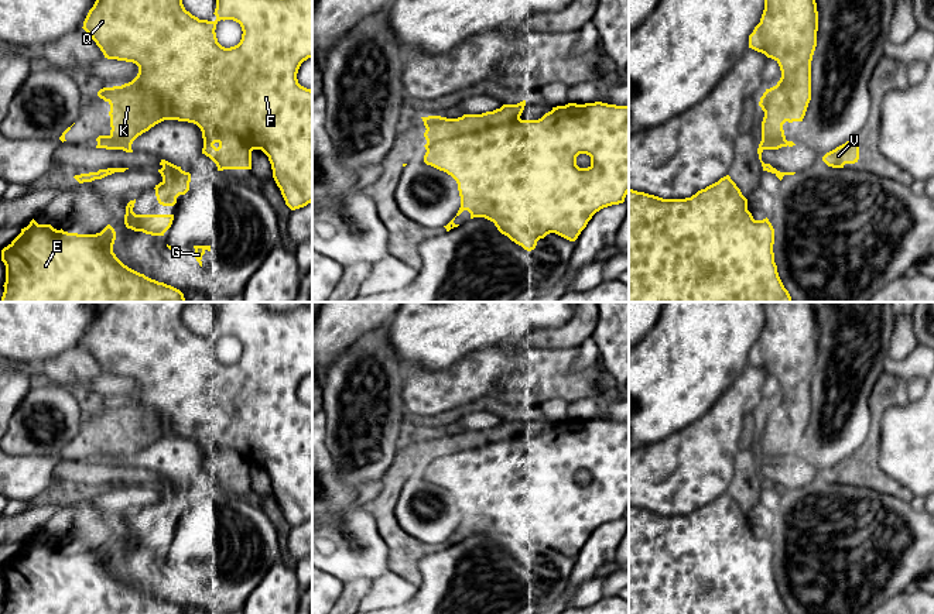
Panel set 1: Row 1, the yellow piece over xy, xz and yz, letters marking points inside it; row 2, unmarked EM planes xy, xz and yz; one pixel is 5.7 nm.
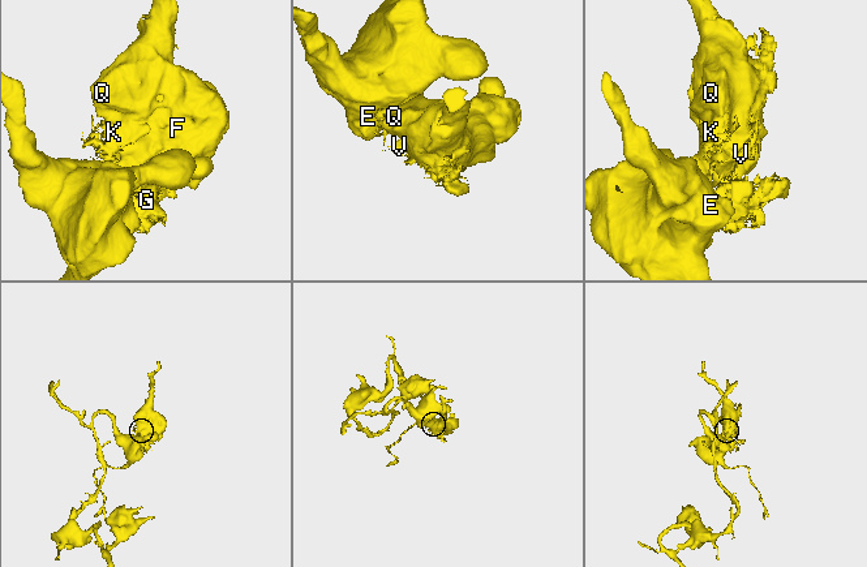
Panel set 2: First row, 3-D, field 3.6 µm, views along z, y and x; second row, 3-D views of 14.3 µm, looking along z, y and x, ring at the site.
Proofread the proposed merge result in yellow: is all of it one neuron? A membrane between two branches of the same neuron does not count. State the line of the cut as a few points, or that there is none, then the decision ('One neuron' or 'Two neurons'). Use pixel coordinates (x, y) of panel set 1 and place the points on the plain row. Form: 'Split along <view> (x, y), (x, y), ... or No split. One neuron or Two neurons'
Split along xz (520, 435), (435, 458), (430, 458), (426, 453). Two neurons

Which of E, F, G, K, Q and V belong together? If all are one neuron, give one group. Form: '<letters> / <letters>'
E F G Q V / K

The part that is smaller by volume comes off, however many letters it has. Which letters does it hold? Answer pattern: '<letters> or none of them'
K

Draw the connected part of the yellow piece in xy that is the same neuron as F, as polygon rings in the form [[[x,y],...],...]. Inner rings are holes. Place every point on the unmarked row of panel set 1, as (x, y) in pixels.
[[[110,302],[99,312],[89,326],[83,346],[92,353],[96,361],[107,375],[133,378],[138,383],[137,392],[122,402],[146,407],[154,412],[167,428],[164,436],[178,436],[196,440],[202,447],[202,470],[209,473],[223,486],[252,486],[252,467],[261,466],[271,480],[273,494],[281,507],[285,521],[291,525],[300,525],[312,518],[312,407],[301,402],[297,395],[298,385],[304,377],[312,374],[312,309],[302,305],[291,312],[273,312],[263,302],[211,302],[216,309],[215,337],[199,336],[185,326],[182,312],[191,302]],[[220,336],[233,336],[242,343],[242,356],[237,361],[225,364],[218,359],[216,340]]]

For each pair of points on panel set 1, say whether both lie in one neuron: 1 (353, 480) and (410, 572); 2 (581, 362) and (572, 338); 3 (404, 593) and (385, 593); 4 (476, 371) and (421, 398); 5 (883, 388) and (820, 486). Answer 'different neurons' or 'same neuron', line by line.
1: different neurons
2: different neurons
3: same neuron
4: same neuron
5: different neurons

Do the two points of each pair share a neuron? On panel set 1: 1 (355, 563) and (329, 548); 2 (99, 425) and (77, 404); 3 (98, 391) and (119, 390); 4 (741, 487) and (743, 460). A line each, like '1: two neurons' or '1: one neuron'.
1: one neuron
2: two neurons
3: one neuron
4: one neuron

